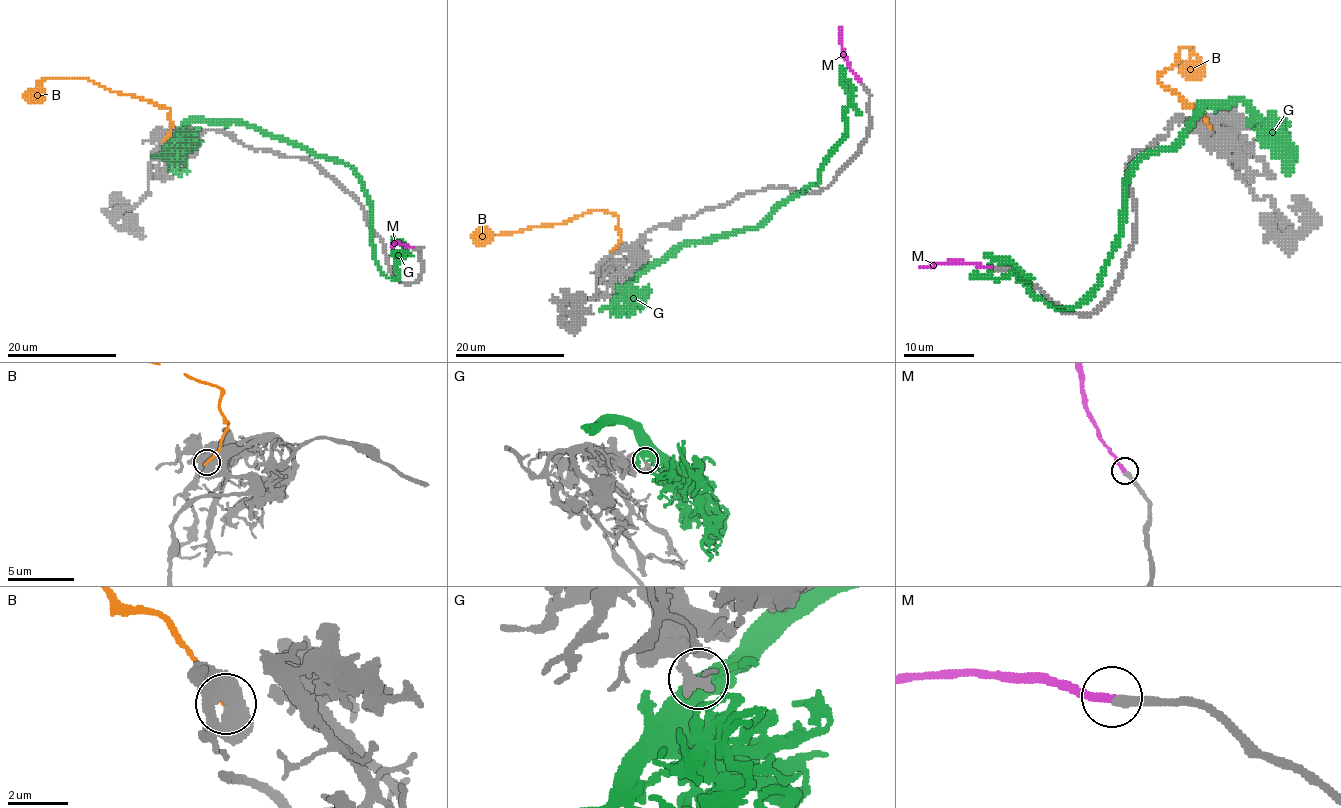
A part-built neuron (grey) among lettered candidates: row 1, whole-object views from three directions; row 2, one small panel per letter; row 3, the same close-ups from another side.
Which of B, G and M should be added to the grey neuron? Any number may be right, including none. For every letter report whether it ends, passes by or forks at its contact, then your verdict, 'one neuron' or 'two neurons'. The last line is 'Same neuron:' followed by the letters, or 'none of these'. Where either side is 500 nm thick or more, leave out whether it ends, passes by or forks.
B: it ends | two neurons
G: it ends | two neurons
M: it ends | one neuron
Same neuron: M

